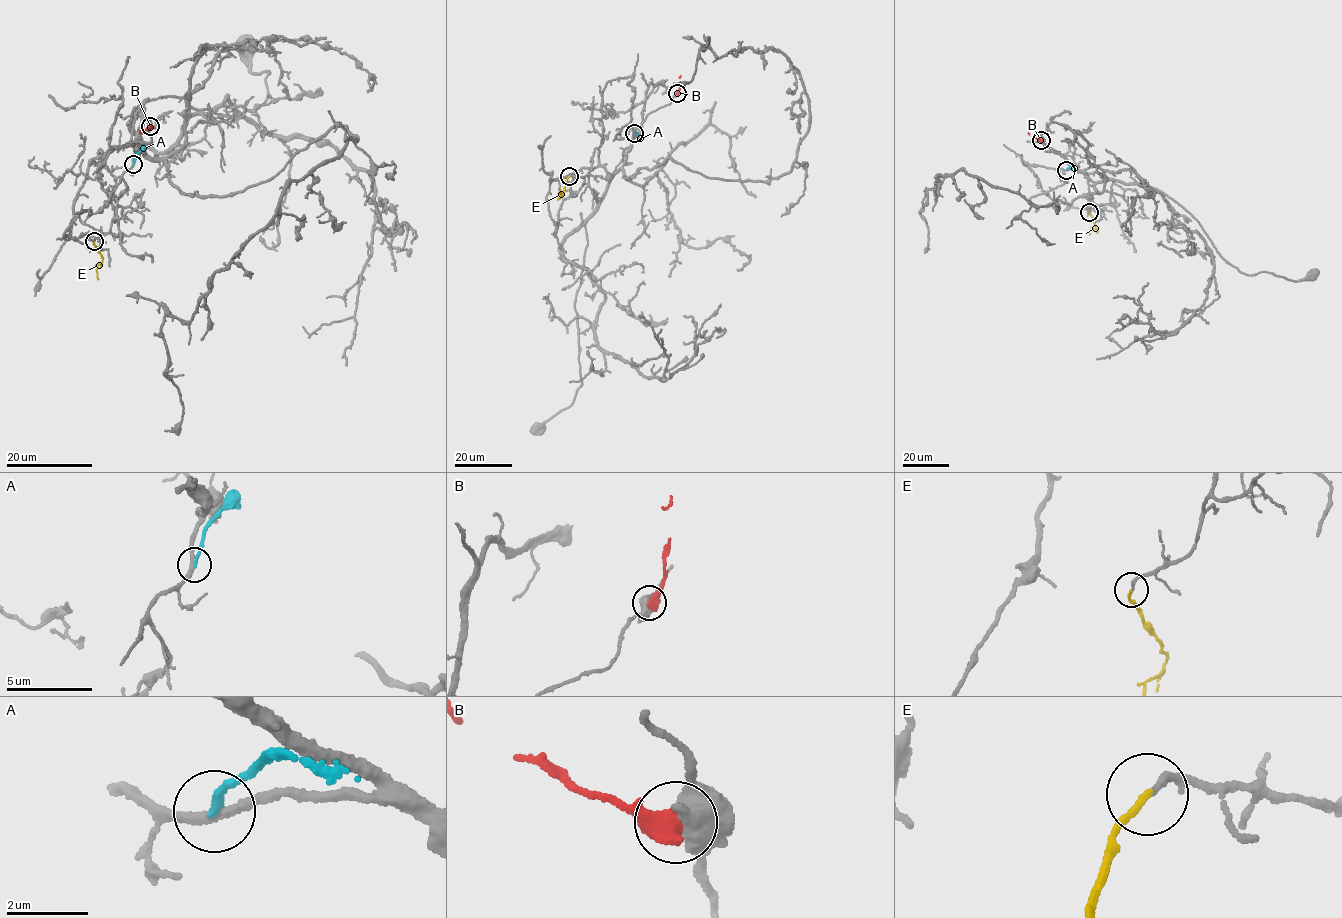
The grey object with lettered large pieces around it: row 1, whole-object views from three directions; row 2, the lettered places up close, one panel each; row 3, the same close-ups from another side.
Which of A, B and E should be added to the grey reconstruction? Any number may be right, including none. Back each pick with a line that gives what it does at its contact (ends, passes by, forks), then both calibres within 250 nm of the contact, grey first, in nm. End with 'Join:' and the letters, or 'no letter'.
E: It ends there. Thickness 170 nm (grey) against 140 nm
Join: E

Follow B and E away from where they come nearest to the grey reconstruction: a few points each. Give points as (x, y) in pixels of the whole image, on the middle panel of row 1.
B: (677, 93), (680, 75)
E: (569, 176), (562, 196), (560, 191), (558, 194)

